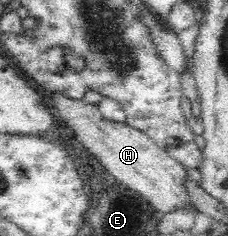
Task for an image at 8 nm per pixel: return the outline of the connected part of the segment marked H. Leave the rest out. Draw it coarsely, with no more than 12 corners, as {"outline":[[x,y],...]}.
{"outline":[[83,98],[53,107],[97,166],[157,214],[192,207],[187,169]]}

